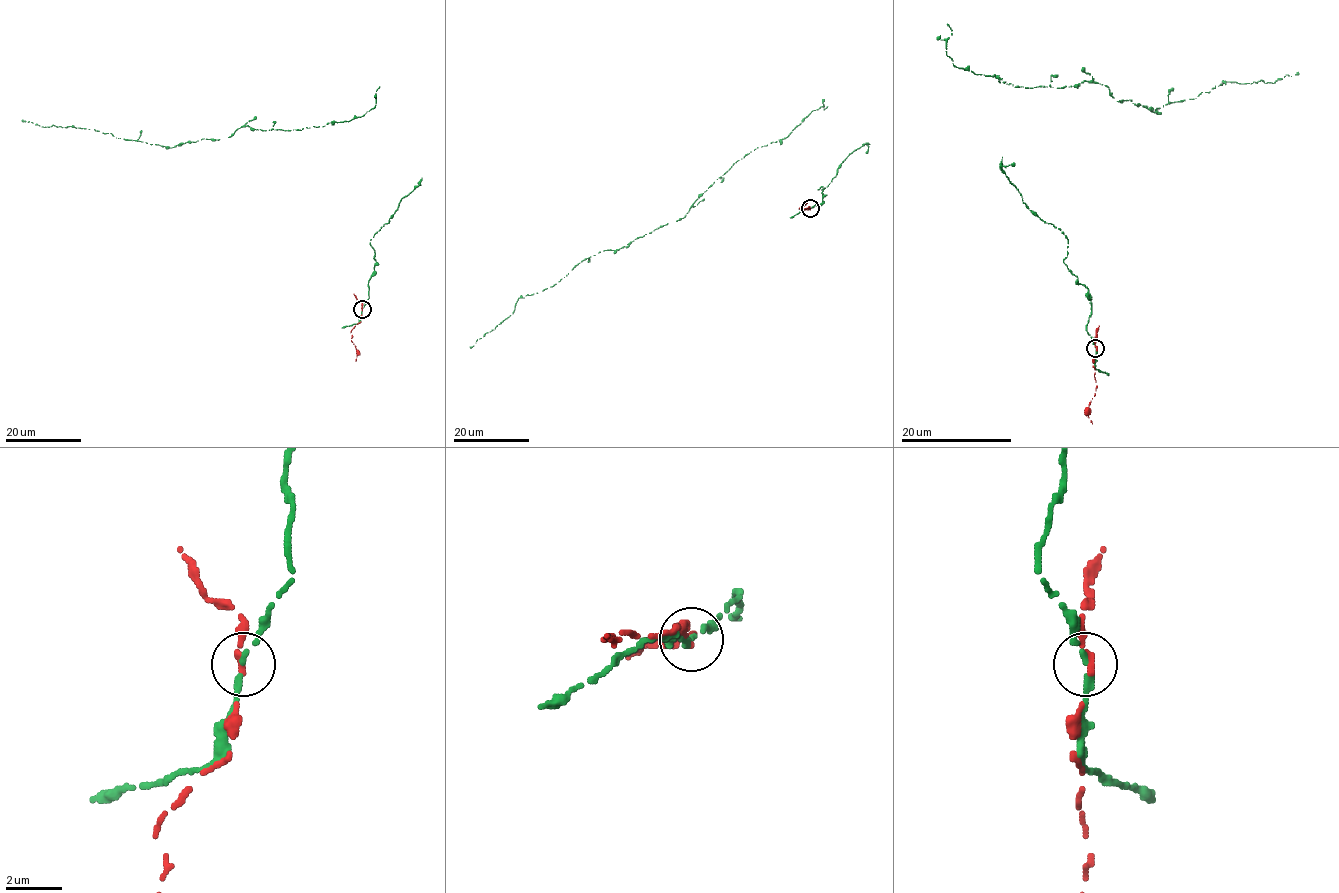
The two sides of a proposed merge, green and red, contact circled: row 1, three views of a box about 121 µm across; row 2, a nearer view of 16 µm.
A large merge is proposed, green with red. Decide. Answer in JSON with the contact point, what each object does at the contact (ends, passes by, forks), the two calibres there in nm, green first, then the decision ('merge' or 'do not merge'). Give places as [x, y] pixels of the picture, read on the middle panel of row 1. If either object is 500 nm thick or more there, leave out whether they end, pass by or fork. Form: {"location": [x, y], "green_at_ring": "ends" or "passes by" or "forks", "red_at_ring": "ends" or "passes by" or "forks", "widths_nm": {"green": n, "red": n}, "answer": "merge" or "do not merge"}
{"location": [810, 208], "green_at_ring": "passes by", "red_at_ring": "passes by", "widths_nm": {"green": 180, "red": 190}, "answer": "do not merge"}

